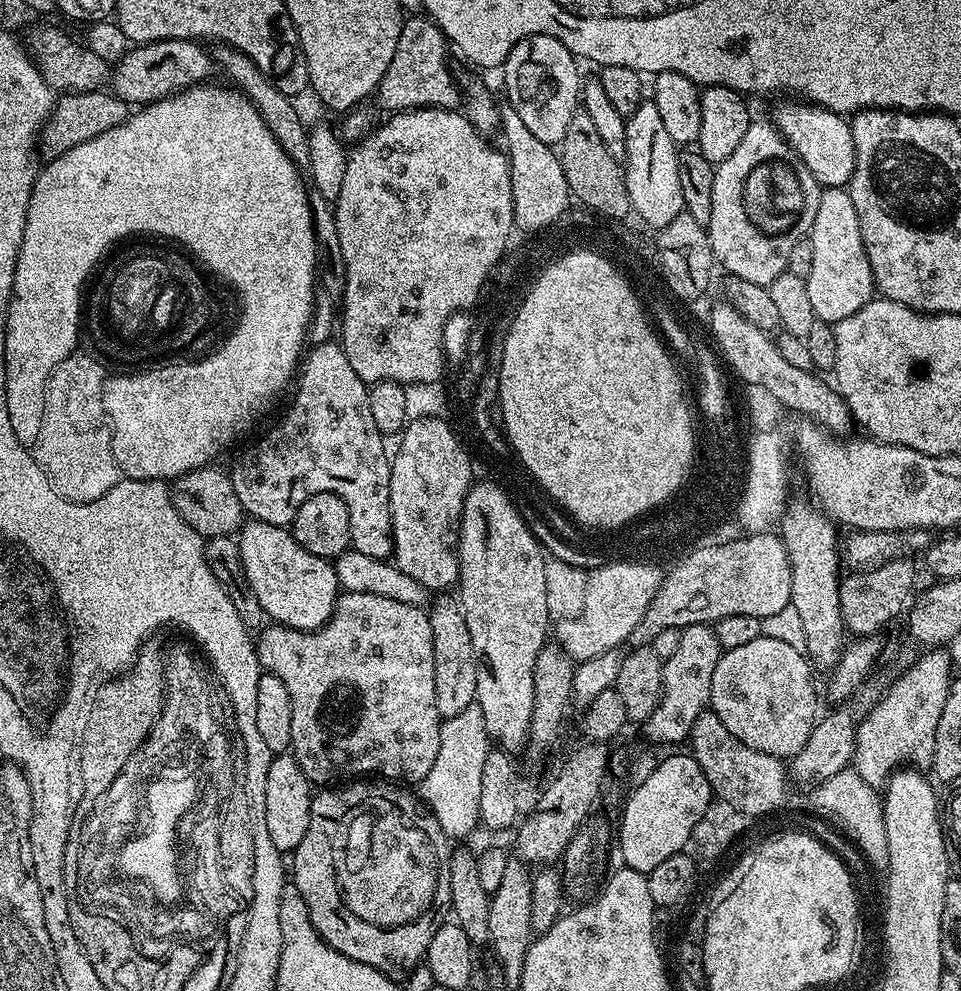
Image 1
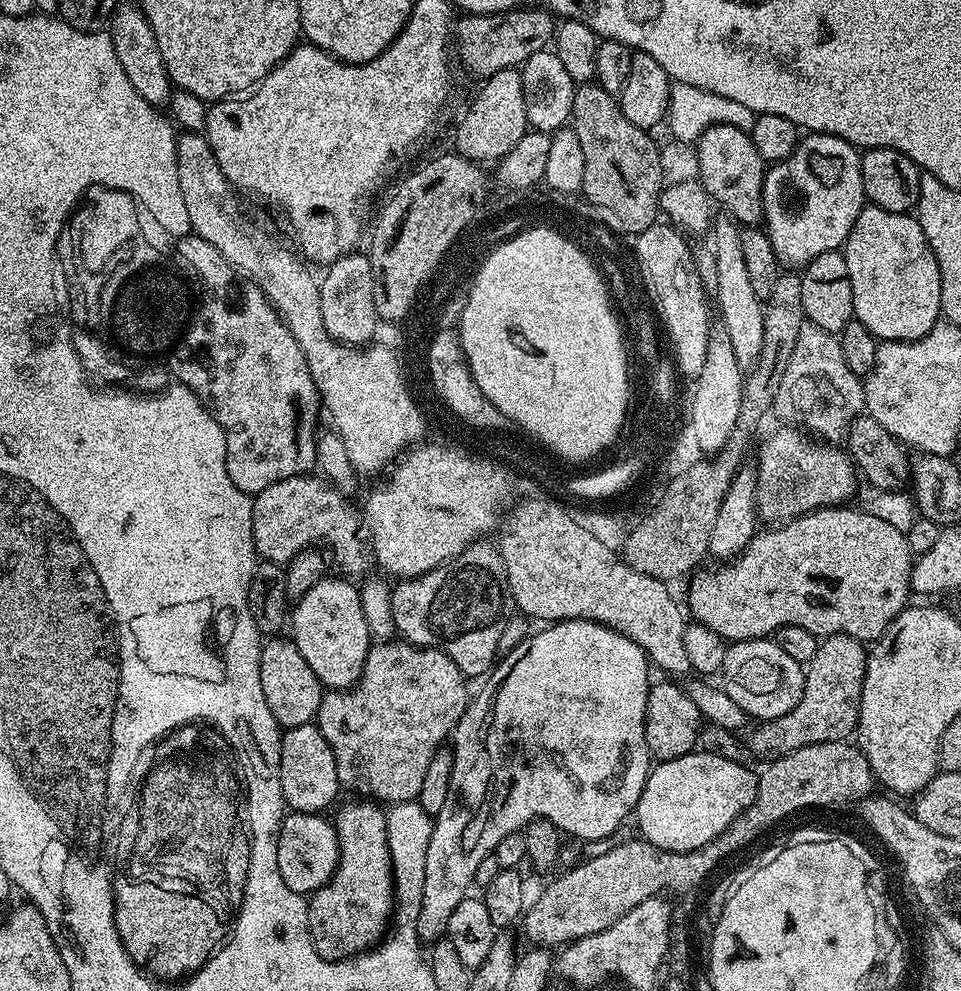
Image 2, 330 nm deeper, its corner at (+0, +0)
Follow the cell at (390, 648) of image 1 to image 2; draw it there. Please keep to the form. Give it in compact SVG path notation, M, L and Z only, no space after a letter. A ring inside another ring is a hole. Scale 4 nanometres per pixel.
M400 638L373 643L360 679L351 688L325 691L314 721L322 738L330 742L330 750L334 750L341 789L361 792L364 795L361 797L388 806L415 801L426 779L430 758L445 747L446 741L455 733L456 723L468 709L468 684L456 663L437 648L418 648Z

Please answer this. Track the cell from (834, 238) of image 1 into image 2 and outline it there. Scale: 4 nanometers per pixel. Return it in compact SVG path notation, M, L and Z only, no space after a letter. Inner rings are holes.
M865 206L858 214L858 218L854 222L854 226L850 230L847 240L844 241L842 251L846 258L846 271L850 274L850 290L854 294L853 317L860 320L862 326L866 326L866 330L870 330L870 334L876 336L877 341L917 340L925 336L941 319L942 313L940 311L940 303L942 302L942 278L938 270L938 262L934 258L934 250L930 250L930 242L926 242L926 234L922 234L922 226L917 222L915 215L907 212L882 210L875 206Z

